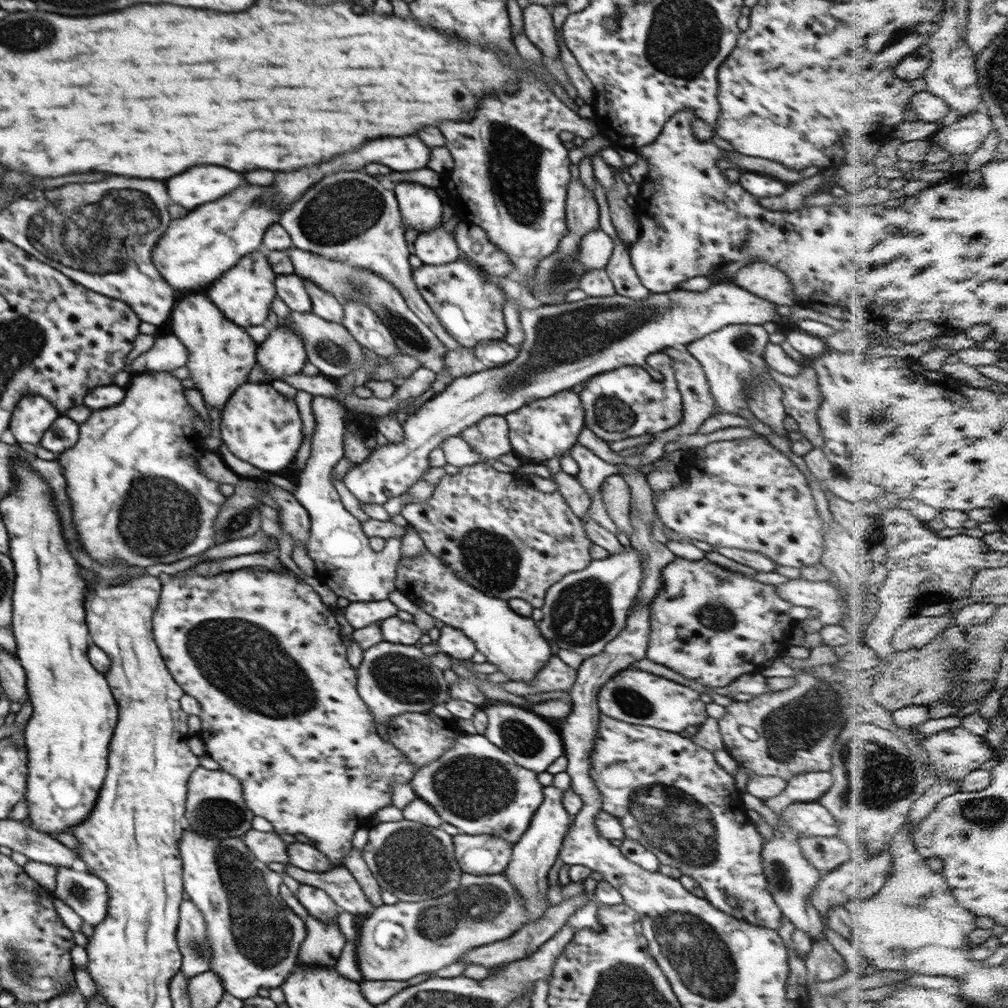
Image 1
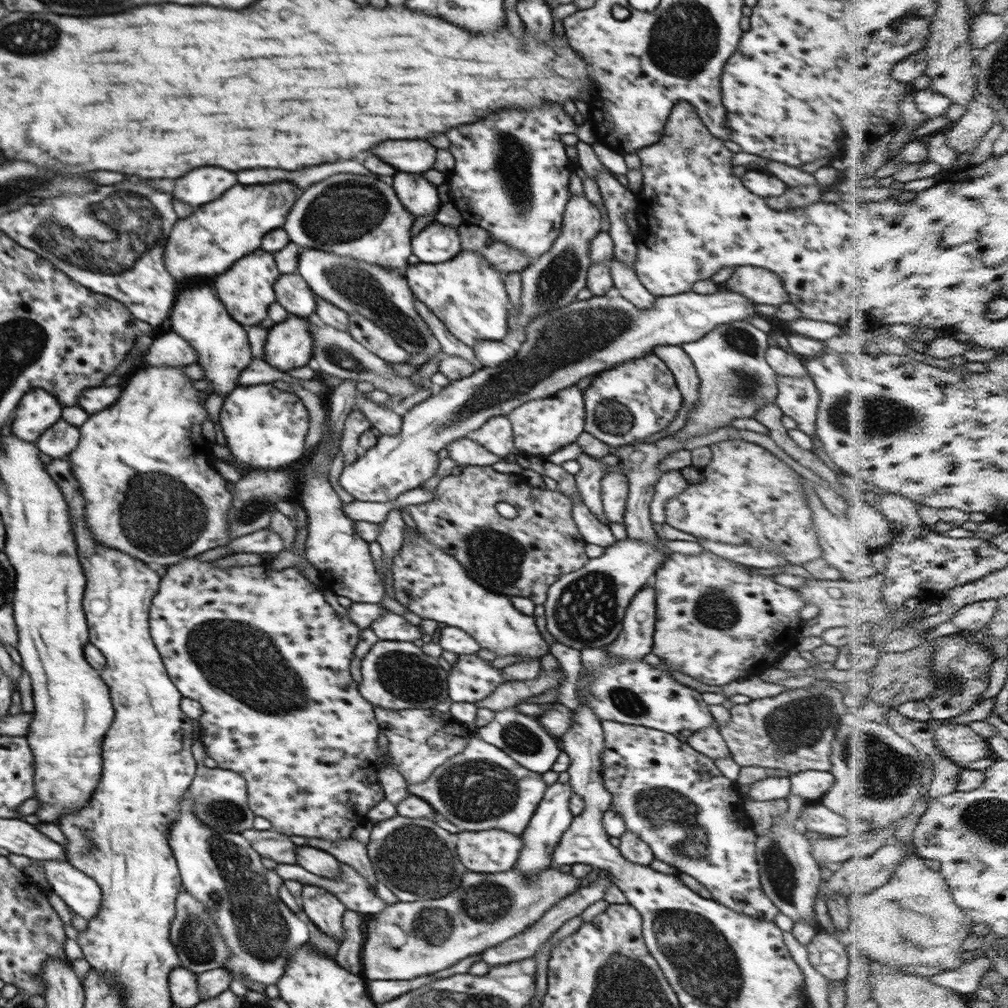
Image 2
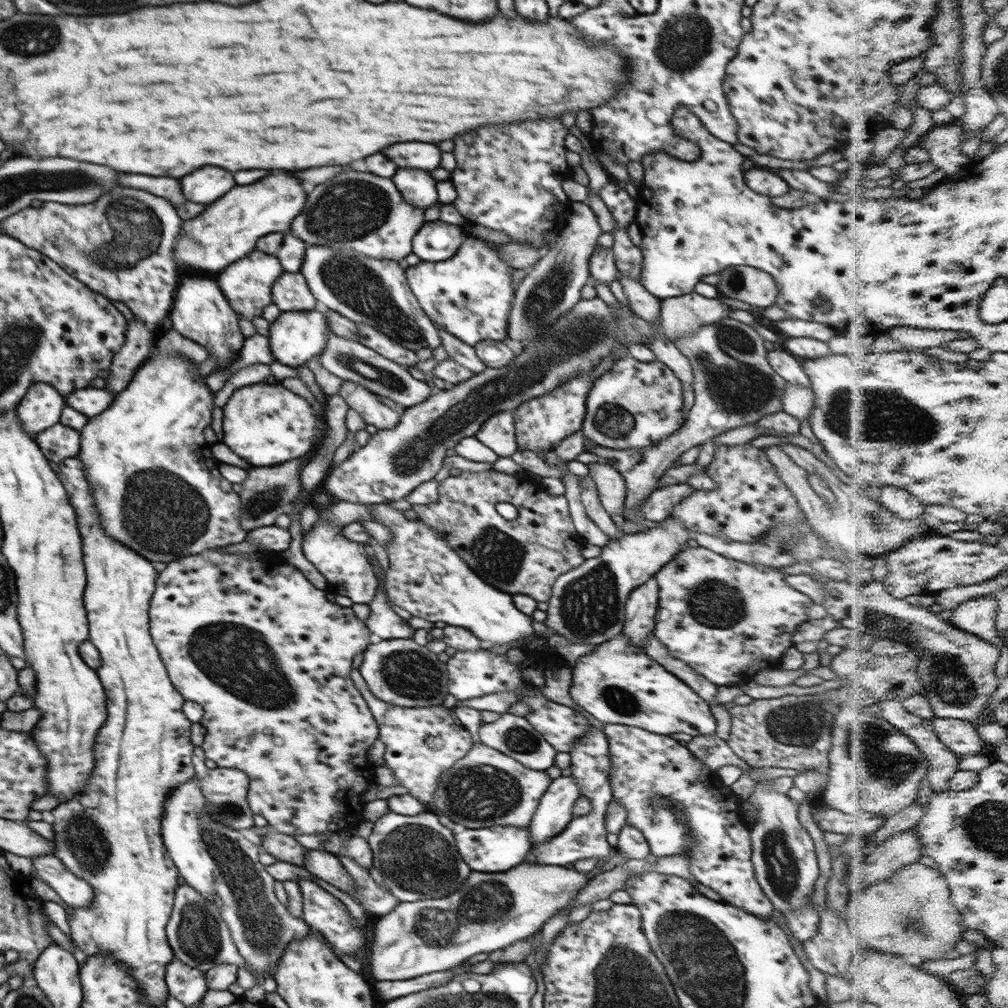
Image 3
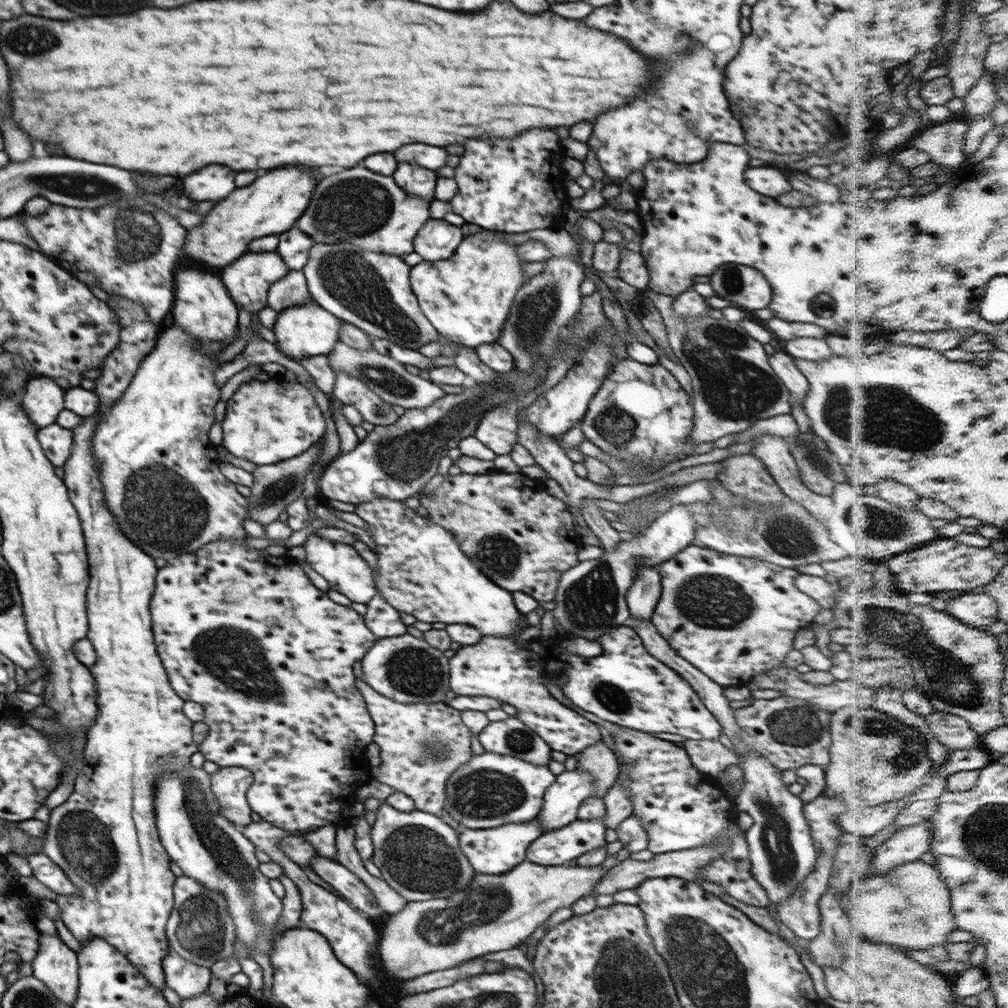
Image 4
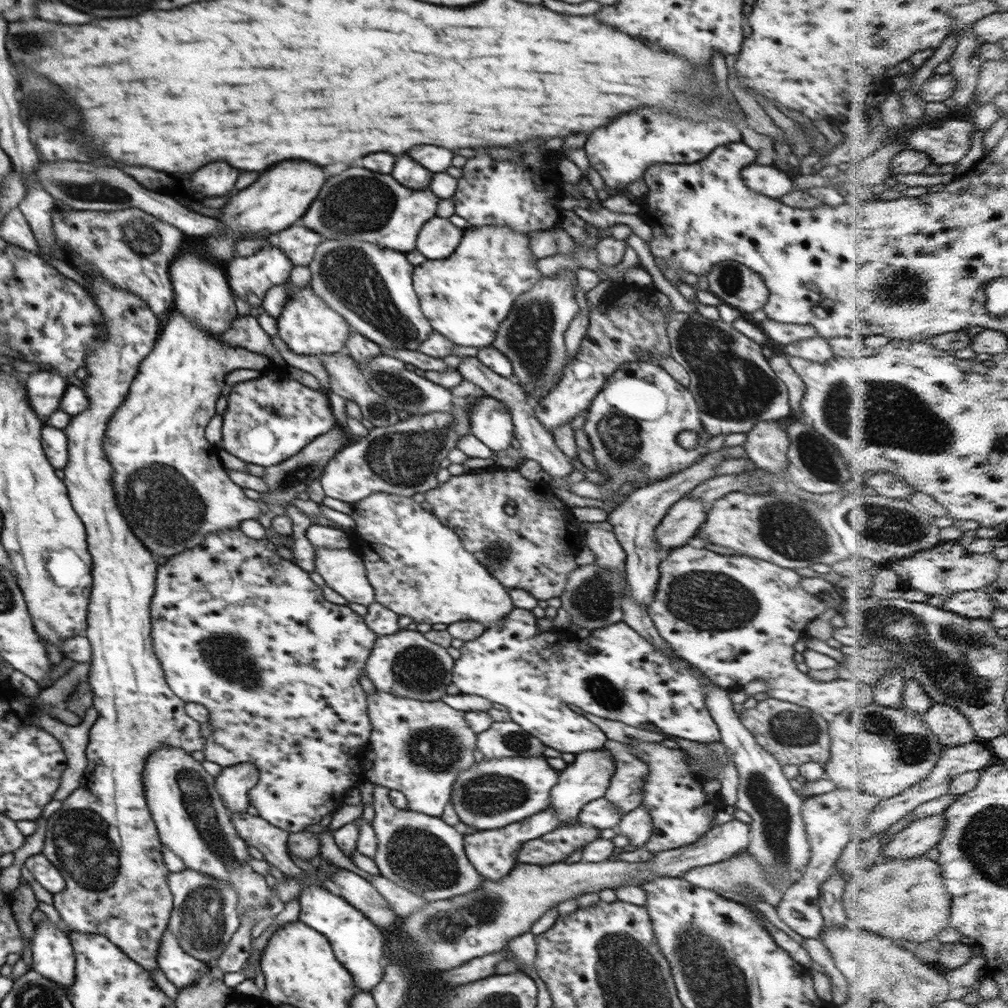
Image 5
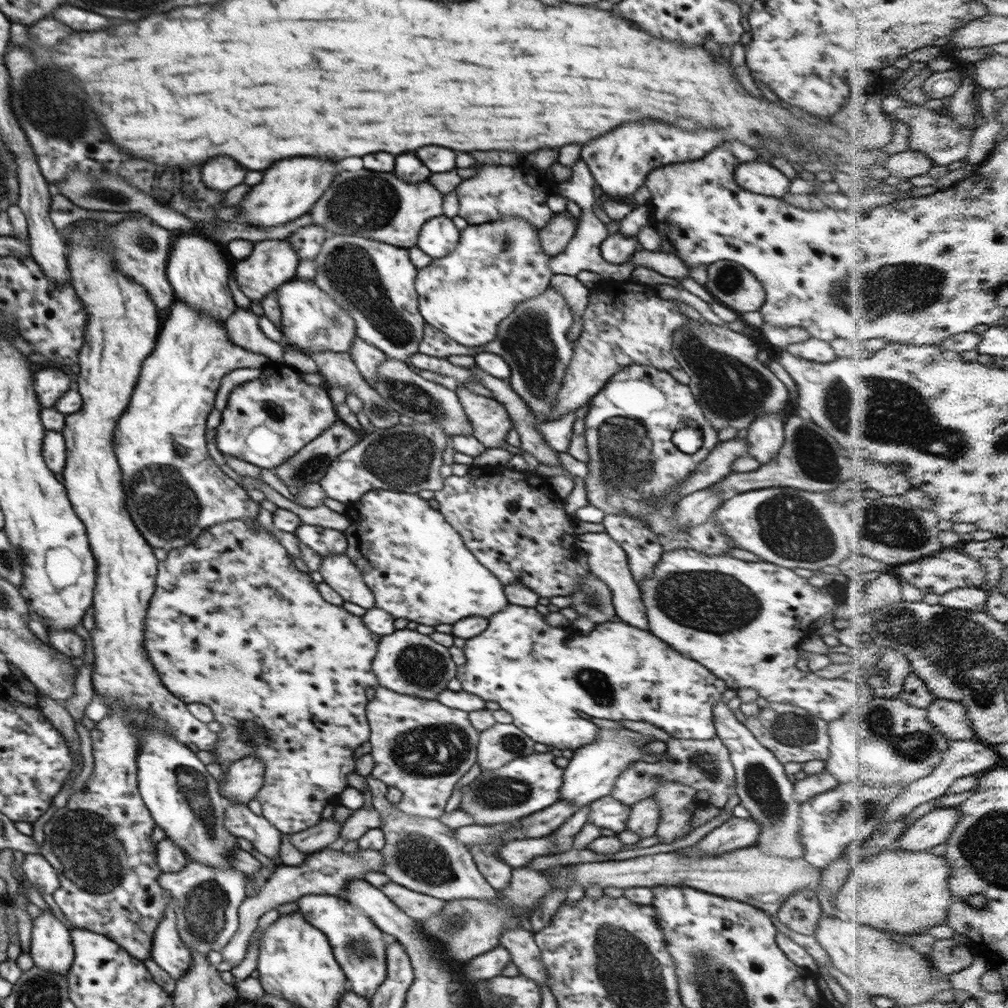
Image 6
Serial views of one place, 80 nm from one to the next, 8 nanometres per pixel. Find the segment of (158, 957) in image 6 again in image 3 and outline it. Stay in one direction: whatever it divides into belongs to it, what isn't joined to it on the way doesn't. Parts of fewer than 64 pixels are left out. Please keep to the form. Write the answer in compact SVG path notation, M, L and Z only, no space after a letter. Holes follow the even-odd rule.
M177 960L166 964L165 980L169 994L187 1007L200 1003L208 992L206 973Z

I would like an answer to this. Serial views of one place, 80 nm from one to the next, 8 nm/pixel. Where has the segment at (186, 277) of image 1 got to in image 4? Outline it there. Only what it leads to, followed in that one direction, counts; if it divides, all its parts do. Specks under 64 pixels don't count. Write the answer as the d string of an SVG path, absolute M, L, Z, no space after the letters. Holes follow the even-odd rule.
M286 166L268 172L268 176L256 178L246 188L236 188L204 216L201 225L187 230L182 260L188 264L192 260L210 268L218 268L219 271L237 258L243 257L254 239L290 230L310 204L315 186L310 170Z

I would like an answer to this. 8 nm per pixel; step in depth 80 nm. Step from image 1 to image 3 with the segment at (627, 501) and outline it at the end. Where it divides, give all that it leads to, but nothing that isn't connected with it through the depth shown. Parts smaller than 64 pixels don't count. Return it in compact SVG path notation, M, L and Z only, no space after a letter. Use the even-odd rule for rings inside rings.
M594 462L588 466L592 475L590 480L594 480L596 483L596 490L598 490L599 500L604 511L610 515L622 515L627 494L622 474L612 465Z

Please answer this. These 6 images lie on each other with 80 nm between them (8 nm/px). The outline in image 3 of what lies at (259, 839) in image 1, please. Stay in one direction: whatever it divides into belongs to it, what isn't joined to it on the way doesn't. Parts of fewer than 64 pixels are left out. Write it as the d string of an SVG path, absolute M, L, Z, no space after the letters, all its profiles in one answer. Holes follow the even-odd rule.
M273 830L261 838L261 848L272 854L278 861L303 866L307 848L302 846L293 836Z

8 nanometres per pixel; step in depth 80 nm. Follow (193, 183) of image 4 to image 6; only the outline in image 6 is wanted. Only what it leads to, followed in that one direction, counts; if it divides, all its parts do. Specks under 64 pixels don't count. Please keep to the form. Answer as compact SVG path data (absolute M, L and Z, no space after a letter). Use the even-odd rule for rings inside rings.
M218 156L206 162L206 166L202 166L202 182L208 188L218 190L218 192L226 192L232 186L242 184L244 176L246 176L246 170L238 166L238 162L226 156Z

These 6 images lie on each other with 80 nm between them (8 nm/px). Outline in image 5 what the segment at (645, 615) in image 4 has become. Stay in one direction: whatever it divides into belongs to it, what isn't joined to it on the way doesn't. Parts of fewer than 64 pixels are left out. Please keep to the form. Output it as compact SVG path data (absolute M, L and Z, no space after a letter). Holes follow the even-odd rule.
M727 447L706 454L702 461L694 463L674 476L662 480L662 482L652 483L650 486L634 490L630 494L630 498L622 502L622 506L618 506L616 510L609 513L607 521L612 525L612 532L616 535L616 540L620 542L620 546L627 555L625 578L629 584L629 596L636 604L646 606L647 609L654 600L660 578L659 565L663 563L663 554L662 549L656 543L656 538L653 538L654 531L658 528L662 518L666 516L670 506L684 498L696 486L700 486L700 483L708 482L710 478L716 476L715 468L718 463L725 461L724 455L722 455L722 449L725 448Z

